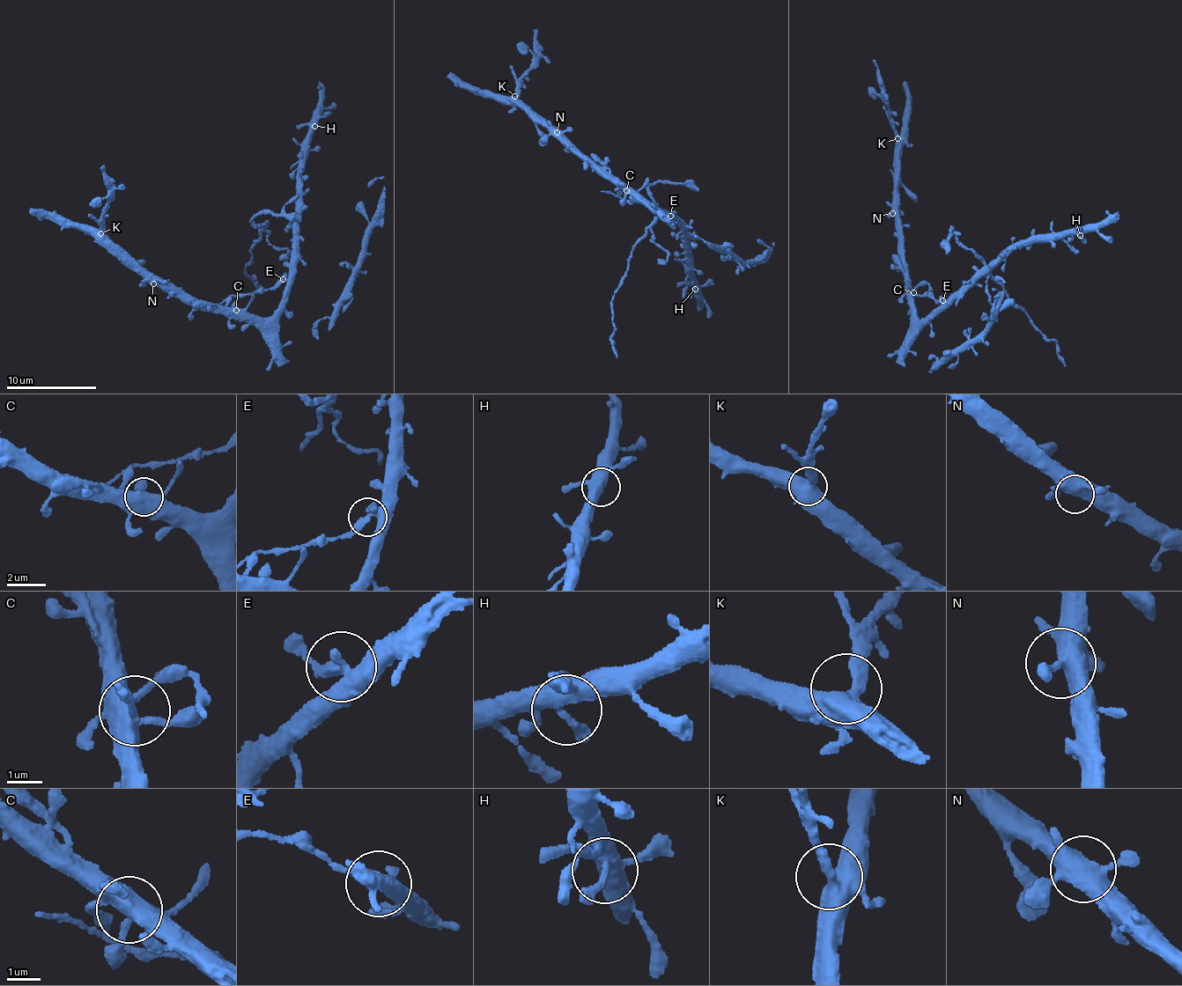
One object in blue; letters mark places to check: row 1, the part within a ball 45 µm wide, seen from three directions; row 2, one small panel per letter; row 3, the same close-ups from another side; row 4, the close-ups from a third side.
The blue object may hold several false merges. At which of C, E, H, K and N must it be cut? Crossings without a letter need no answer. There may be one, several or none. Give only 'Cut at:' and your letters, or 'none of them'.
Cut at: E

